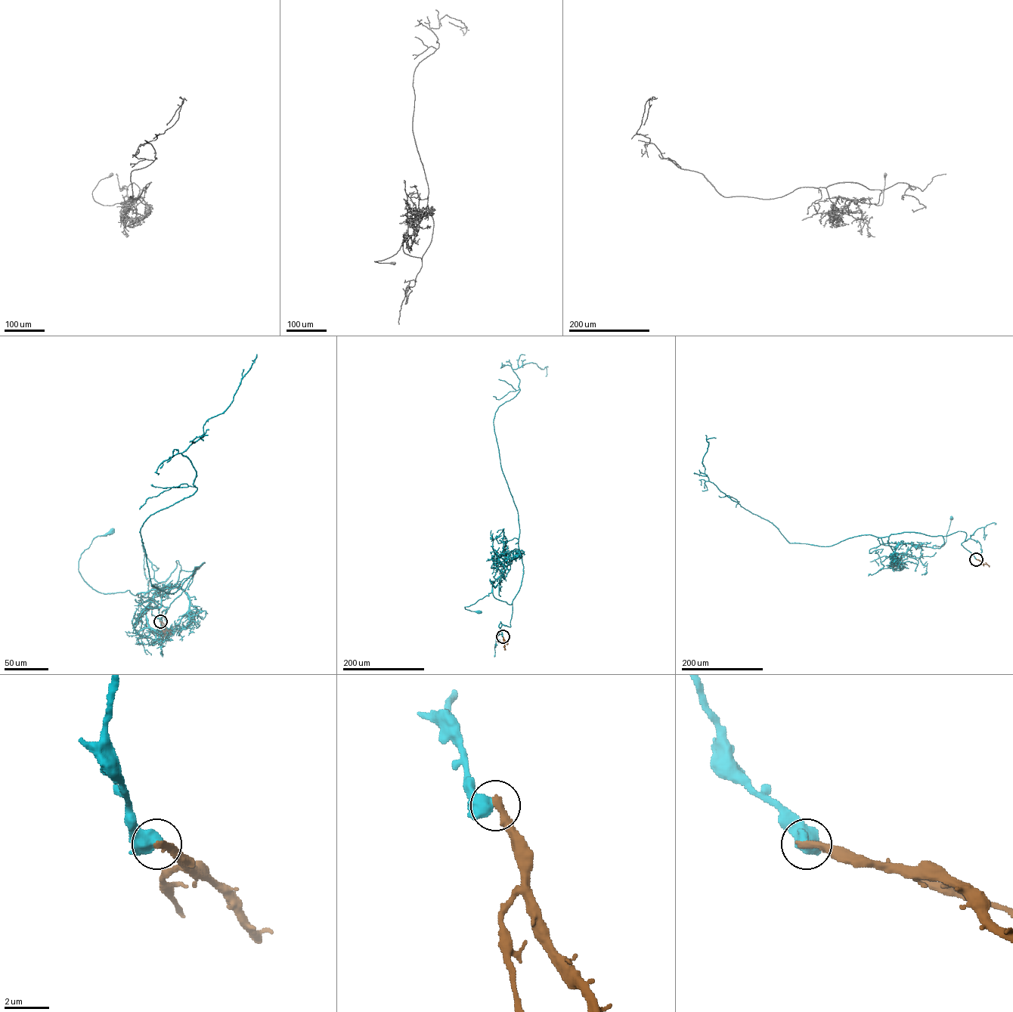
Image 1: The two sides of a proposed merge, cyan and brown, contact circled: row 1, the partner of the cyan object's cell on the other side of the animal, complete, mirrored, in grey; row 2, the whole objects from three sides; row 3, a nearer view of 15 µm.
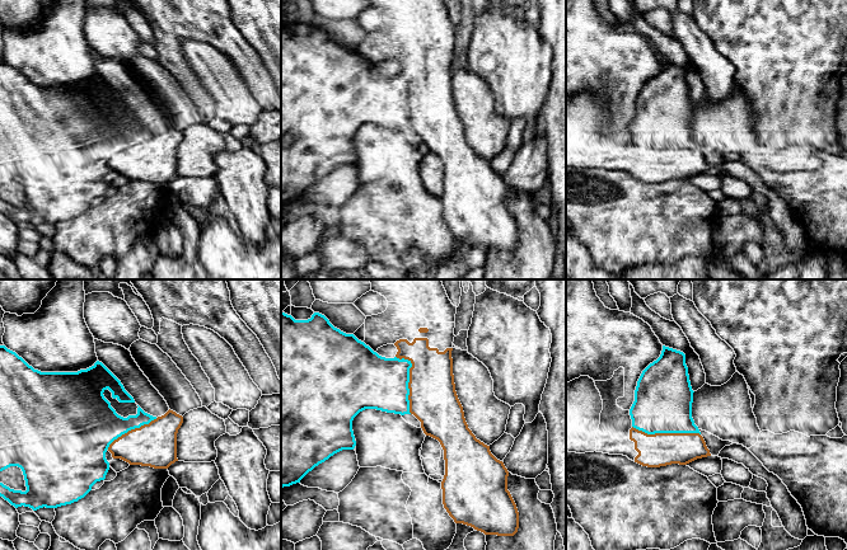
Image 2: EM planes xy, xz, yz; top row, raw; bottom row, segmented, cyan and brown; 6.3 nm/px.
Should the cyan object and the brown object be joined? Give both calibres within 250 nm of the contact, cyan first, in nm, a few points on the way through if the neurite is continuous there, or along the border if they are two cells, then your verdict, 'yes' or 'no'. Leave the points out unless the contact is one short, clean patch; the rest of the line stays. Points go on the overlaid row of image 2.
360 nm thick on the cyan side, 220 nm on the other; no

